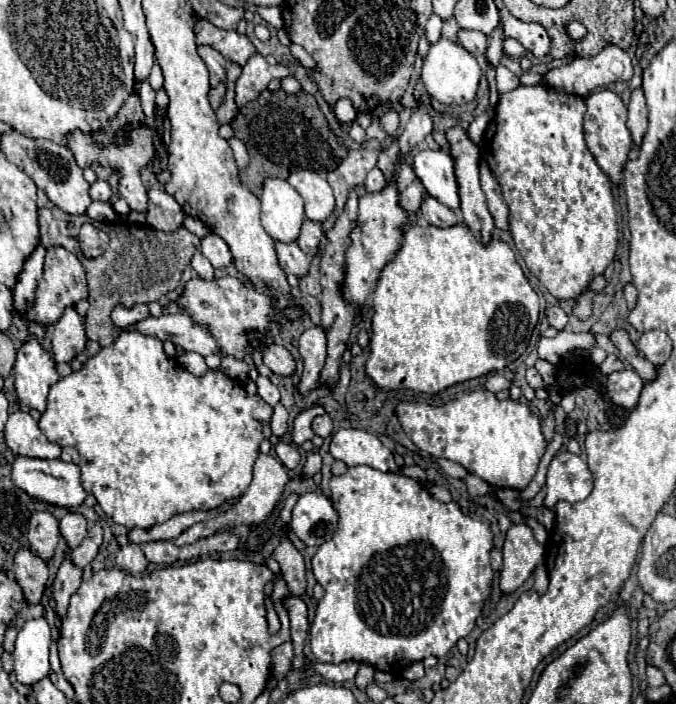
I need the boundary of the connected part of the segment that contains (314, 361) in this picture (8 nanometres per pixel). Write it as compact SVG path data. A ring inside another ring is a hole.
M312 326L300 336L300 356L304 360L304 372L300 382L302 394L308 394L320 378L320 370L324 368L326 360L326 344L328 340L322 326Z

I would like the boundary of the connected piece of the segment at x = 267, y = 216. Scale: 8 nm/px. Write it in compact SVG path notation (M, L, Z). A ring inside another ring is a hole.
M266 178L260 196L262 202L262 226L280 242L294 242L304 222L304 202L296 188L282 178Z

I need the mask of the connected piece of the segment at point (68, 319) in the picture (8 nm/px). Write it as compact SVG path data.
M68 306L60 320L54 324L54 336L52 336L52 352L56 362L70 362L74 356L78 356L88 338L84 332L84 318L76 312L74 306Z

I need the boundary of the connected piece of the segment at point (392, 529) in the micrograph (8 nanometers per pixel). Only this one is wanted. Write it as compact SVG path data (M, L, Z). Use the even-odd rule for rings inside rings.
M350 466L346 474L332 476L330 492L332 492L330 498L334 502L334 510L338 512L338 528L336 528L336 534L328 542L324 542L312 558L314 576L326 592L324 598L318 602L316 616L314 616L314 622L310 628L310 646L312 646L316 660L332 662L332 664L340 664L344 660L366 662L366 664L374 666L376 670L400 674L406 666L410 666L412 662L422 660L430 654L436 658L446 656L446 652L450 652L450 648L474 628L476 618L482 614L482 608L492 594L494 572L490 568L490 552L494 548L494 534L492 534L490 526L486 522L472 520L470 516L462 514L454 502L446 504L446 502L432 498L420 482L416 482L408 476L402 476L400 472L380 472L370 466Z

